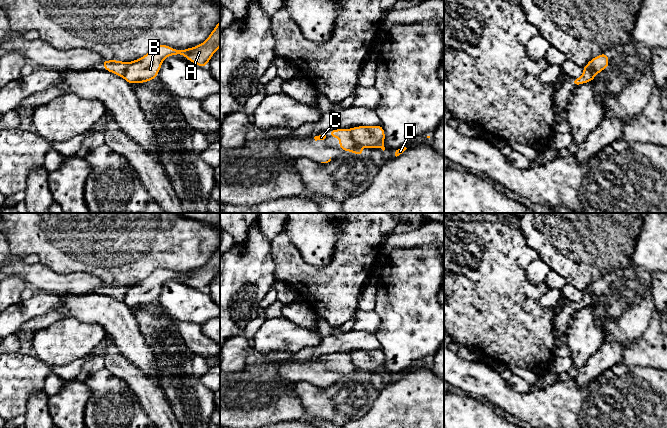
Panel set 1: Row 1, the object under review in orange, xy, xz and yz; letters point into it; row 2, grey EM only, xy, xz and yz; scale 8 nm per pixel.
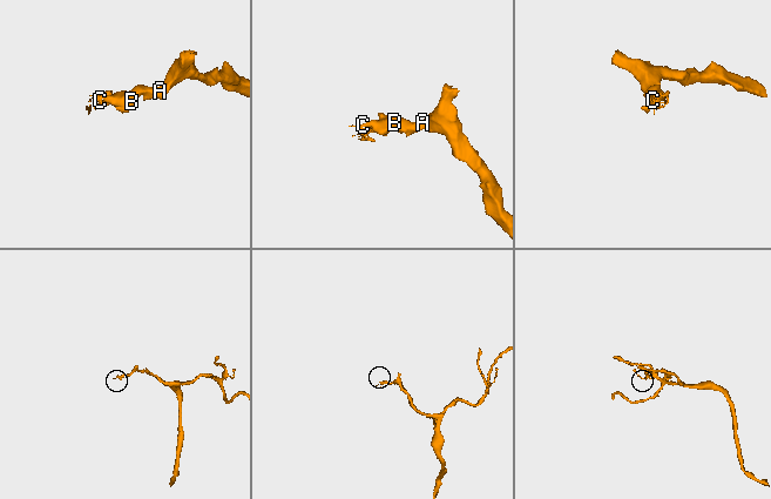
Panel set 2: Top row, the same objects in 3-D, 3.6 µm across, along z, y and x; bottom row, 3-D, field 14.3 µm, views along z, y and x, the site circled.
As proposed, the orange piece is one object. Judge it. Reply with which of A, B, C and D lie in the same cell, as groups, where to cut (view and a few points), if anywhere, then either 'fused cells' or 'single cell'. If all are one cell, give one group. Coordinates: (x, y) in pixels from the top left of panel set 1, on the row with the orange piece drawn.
groups A B D / C; cut xz (349, 129), (353, 140), (358, 145); fused cells

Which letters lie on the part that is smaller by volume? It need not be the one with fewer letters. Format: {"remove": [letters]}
{"remove": ["C"]}

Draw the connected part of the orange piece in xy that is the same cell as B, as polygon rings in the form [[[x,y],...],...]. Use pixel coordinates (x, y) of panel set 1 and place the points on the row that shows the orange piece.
[[[220,21],[209,37],[200,45],[185,50],[172,49],[159,44],[143,57],[128,63],[123,78],[131,85],[155,79],[160,71],[163,60],[172,55],[183,55],[190,62],[200,67],[207,67],[213,54],[220,47]]]

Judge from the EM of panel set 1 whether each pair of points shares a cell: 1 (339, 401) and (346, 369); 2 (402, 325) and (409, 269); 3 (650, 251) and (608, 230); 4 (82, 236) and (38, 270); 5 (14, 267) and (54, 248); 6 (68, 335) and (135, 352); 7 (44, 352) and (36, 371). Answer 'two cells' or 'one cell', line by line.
1: two cells
2: one cell
3: two cells
4: two cells
5: two cells
6: two cells
7: two cells

